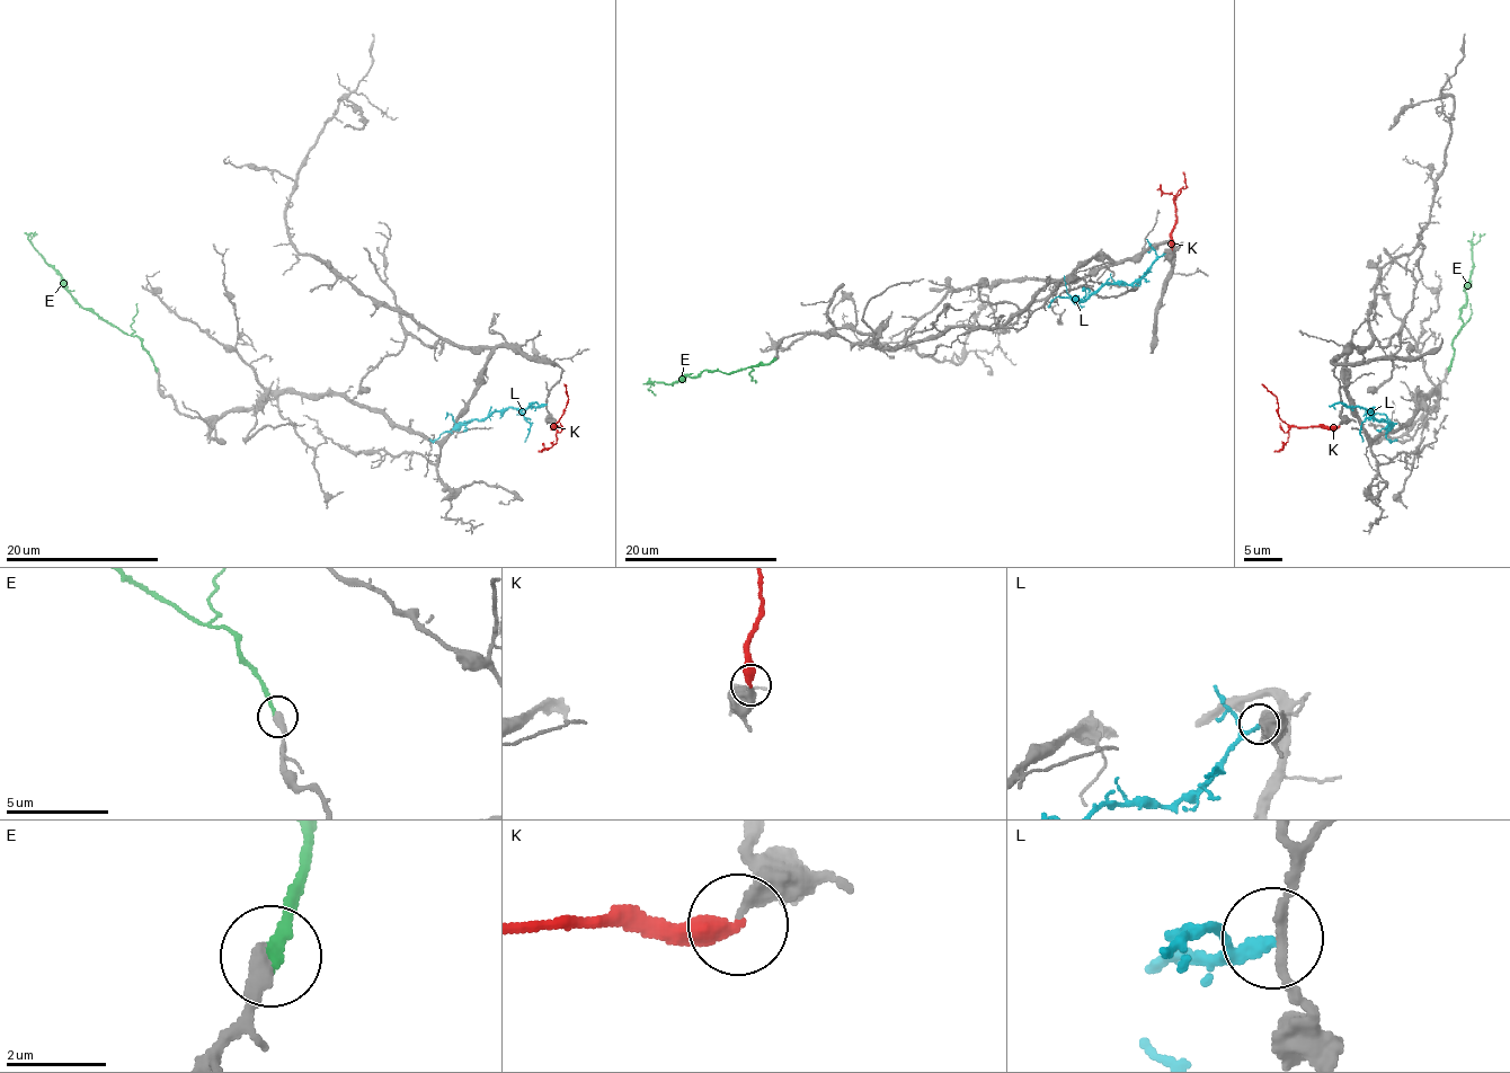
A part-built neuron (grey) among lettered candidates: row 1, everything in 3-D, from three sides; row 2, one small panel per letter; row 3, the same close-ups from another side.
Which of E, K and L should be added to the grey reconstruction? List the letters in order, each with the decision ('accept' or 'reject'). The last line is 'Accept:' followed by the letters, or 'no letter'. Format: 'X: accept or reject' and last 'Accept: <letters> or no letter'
E: accept
K: reject
L: reject
Accept: E

